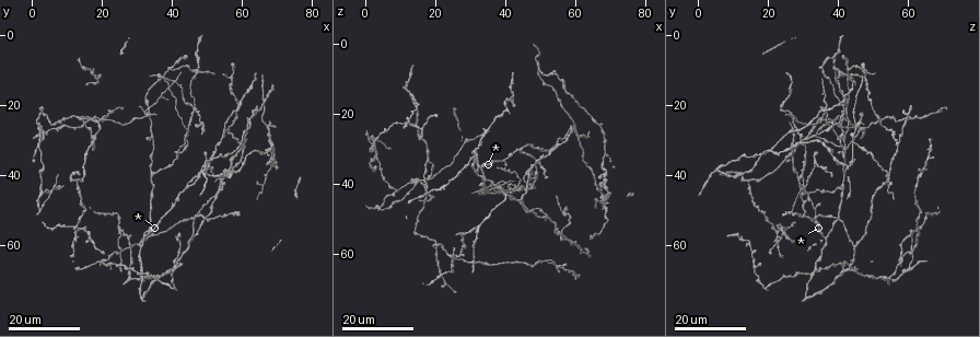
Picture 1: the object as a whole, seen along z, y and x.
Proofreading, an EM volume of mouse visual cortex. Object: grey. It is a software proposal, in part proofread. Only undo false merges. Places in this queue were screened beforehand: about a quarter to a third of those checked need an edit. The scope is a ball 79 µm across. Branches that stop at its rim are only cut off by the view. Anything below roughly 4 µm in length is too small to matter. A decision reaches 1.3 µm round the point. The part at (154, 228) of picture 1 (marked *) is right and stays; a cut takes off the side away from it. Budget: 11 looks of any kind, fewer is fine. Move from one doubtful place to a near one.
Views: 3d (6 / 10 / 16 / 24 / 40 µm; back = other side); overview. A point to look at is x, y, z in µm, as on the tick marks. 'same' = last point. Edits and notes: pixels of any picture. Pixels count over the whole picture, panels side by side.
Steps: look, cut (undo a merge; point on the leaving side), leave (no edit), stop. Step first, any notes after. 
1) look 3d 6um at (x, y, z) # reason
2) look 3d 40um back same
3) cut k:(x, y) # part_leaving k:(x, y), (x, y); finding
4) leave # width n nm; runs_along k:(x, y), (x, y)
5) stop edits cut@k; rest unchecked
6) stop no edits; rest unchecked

look 3d 24um at (46.0, 21.5, 42.0) # four arms meet

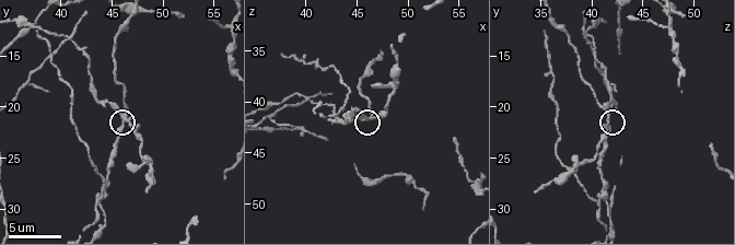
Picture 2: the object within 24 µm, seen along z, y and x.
look 3d 6um at (46.6, 21.6, 41.6)

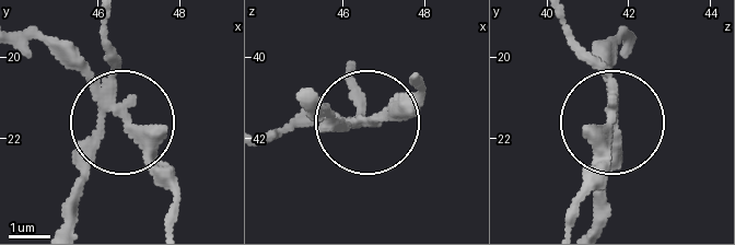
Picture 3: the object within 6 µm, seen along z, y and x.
cut 3:(150, 131) # arms 4; part_leaving 3:(103, 94), (22, 34); two neurons meet here

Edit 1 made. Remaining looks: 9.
look overview

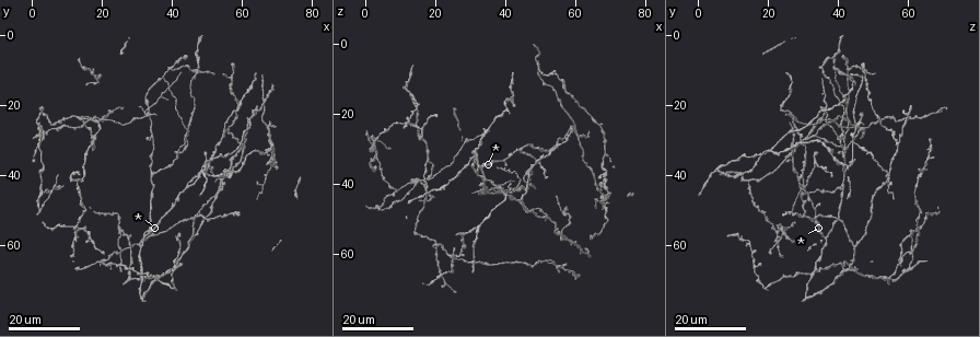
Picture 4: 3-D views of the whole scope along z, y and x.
look 3d 24um at (57.5, 16.5, 49.5) # calibre changes

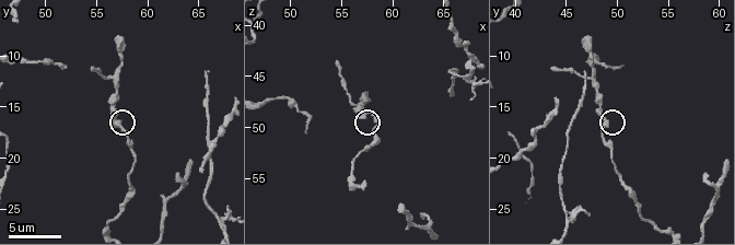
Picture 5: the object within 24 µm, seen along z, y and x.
look 3d 10um at (57.2, 16.4, 49.0)

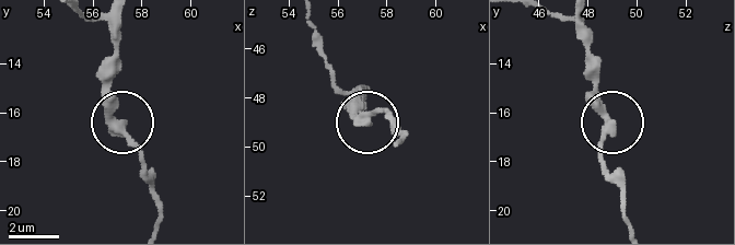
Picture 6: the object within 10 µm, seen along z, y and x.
leave # all the same neuron

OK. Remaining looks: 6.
look 3d 24um at (70.0, 38.5, 42.5)

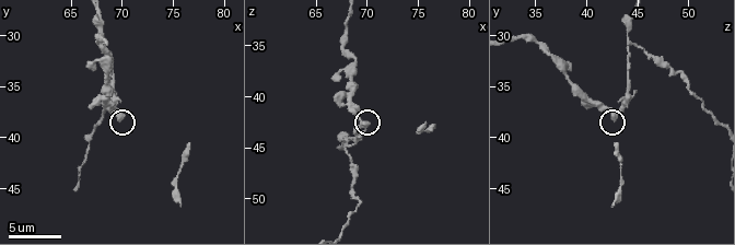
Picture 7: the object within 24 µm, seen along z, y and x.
look 3d 10um at (69.6, 37.6, 43.0)

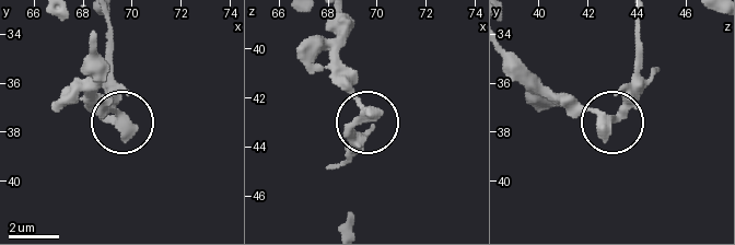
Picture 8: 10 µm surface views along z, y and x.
cut 8:(112, 81) # width 410 nm; part_leaving 8:(621, 115), (634, 72), (634, 22); two neurons meet here

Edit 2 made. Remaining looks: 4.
look overview

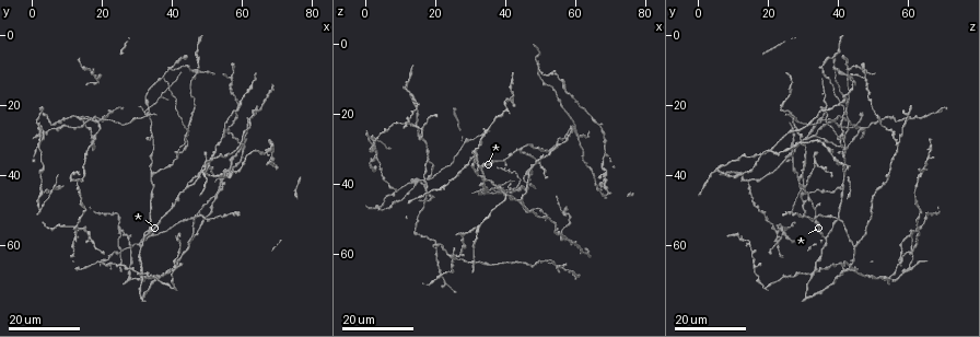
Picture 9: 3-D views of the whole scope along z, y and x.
look 3d 16um at (49.0, 39.0, 5.5) # four-way junction

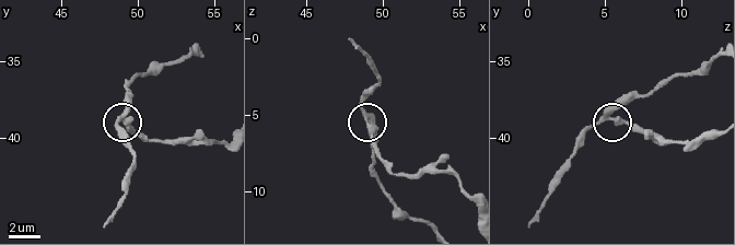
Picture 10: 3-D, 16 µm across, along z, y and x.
look 3d 6um at (49.0, 39.0, 5.4)

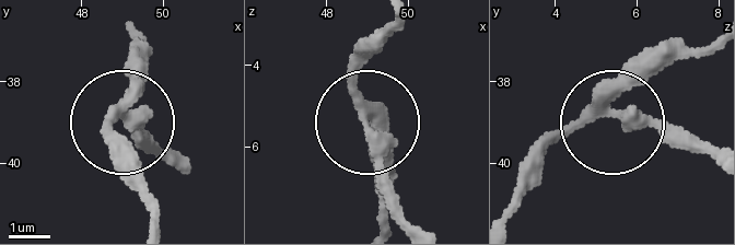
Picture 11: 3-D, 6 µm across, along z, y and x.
leave # arms 4; runs_along 11:(143, 38), (140, 77), (113, 129), (119, 167); continuous, no second neuron

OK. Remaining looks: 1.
stop edits cut@3, cut@8; rest unchecked

